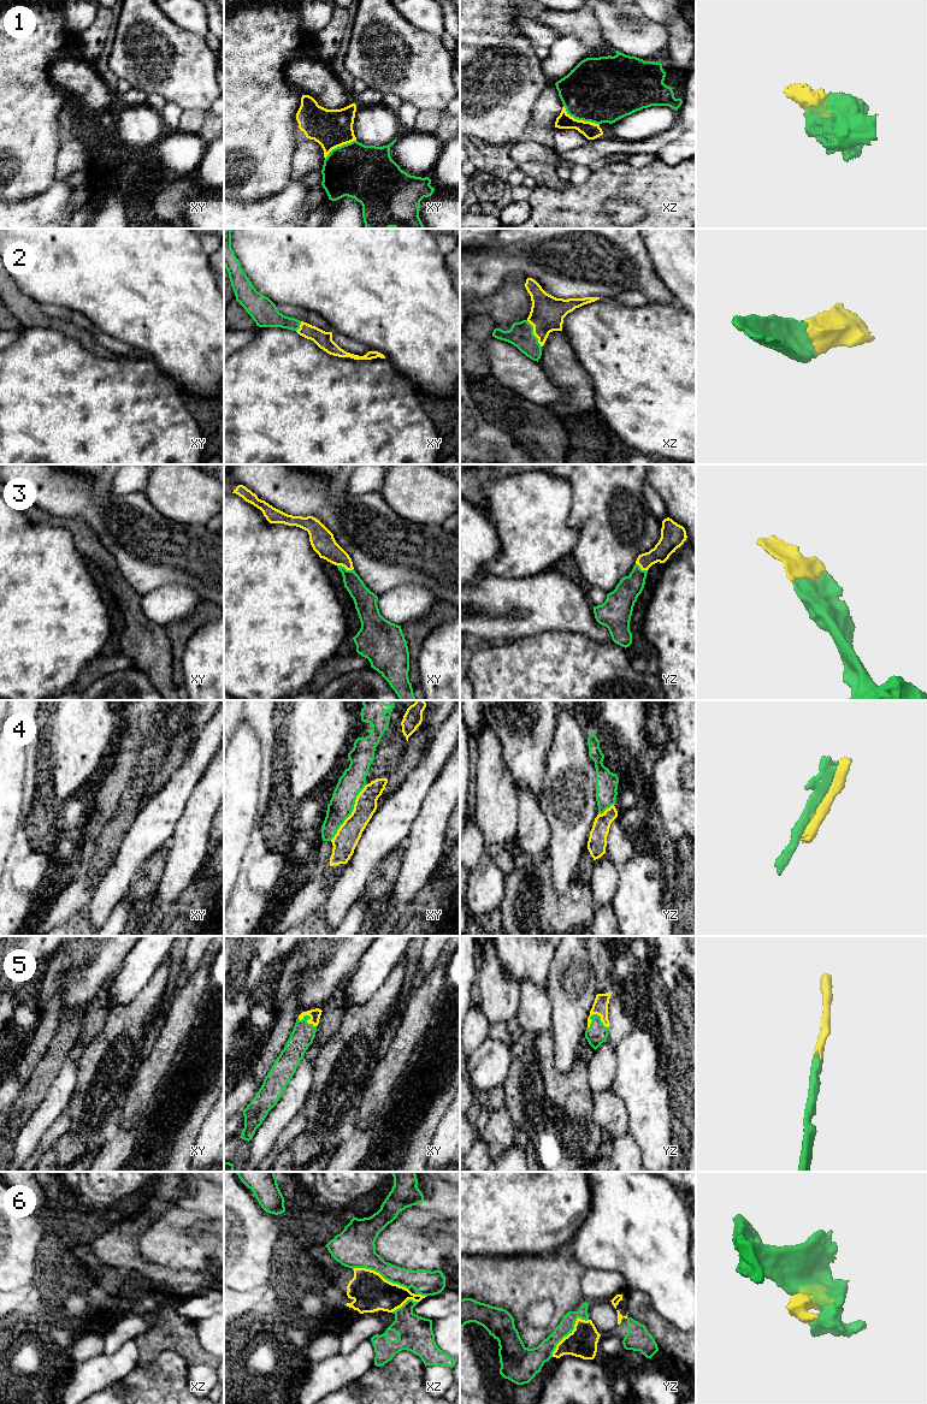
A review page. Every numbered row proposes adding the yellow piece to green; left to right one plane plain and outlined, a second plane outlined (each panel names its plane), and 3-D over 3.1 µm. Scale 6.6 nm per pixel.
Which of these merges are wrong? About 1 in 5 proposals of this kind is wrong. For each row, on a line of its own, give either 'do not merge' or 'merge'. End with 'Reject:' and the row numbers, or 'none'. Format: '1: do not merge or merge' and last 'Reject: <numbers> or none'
1: merge
2: merge
3: merge
4: do not merge
5: merge
6: merge
Reject: 4

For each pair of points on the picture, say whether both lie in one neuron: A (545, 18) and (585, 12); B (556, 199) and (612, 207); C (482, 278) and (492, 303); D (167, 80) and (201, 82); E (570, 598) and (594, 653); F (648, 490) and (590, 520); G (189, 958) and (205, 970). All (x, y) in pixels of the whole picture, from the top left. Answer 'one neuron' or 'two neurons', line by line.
A: one neuron
B: two neurons
C: two neurons
D: one neuron
E: two neurons
F: two neurons
G: two neurons

